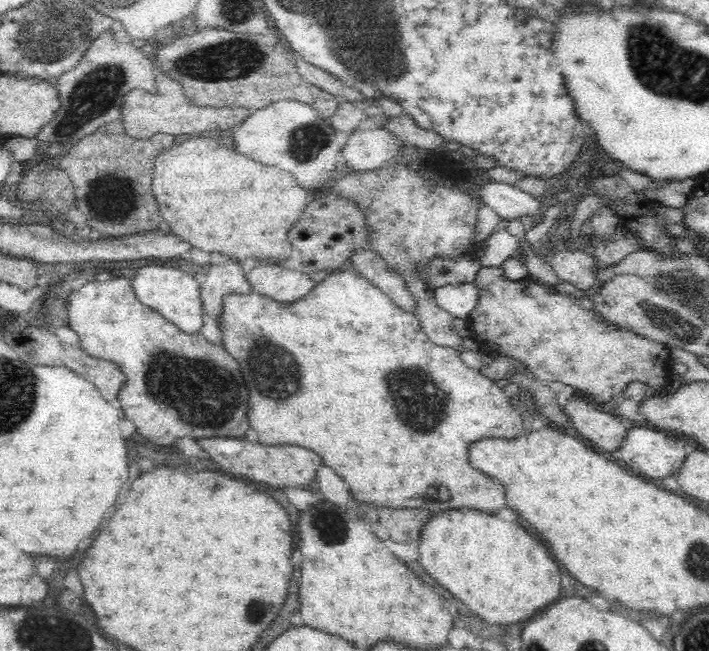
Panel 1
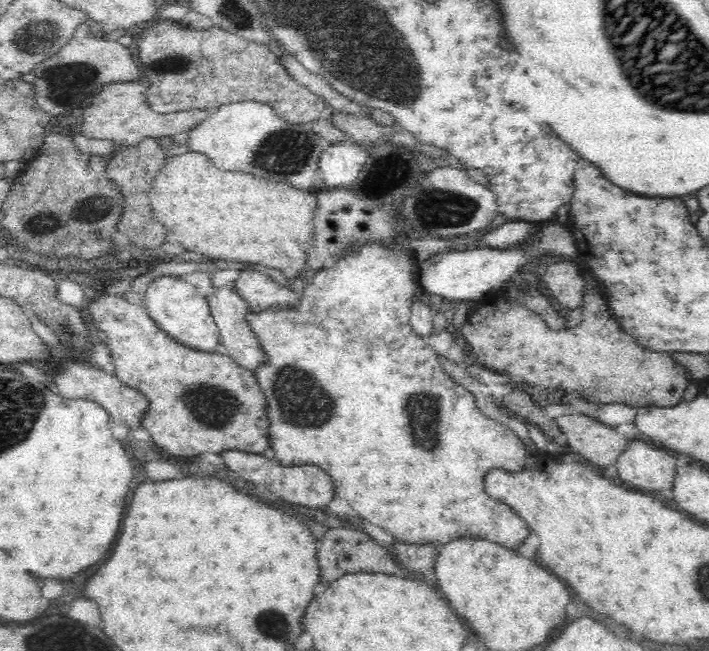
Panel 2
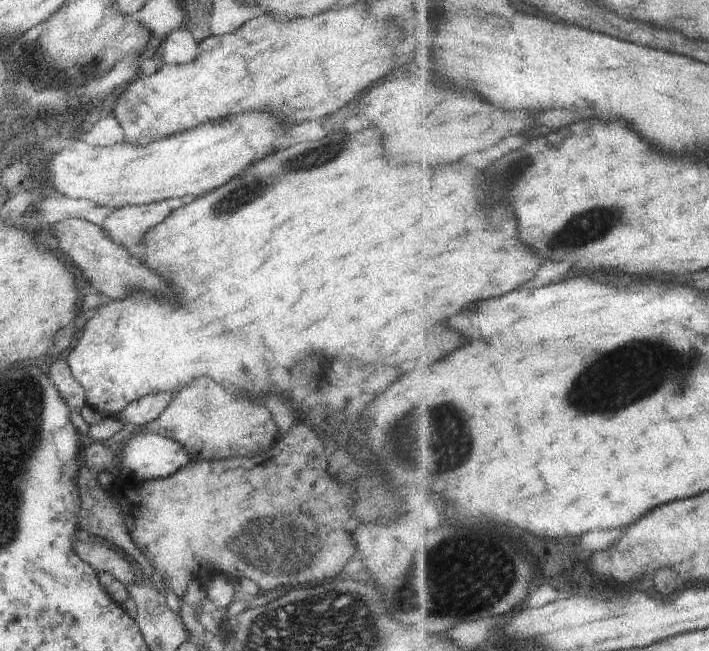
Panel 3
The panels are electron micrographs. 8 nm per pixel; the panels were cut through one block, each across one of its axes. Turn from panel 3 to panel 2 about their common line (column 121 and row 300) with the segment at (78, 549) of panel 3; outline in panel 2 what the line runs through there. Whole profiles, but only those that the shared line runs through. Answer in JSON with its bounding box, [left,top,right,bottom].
[541,259,586,311]

